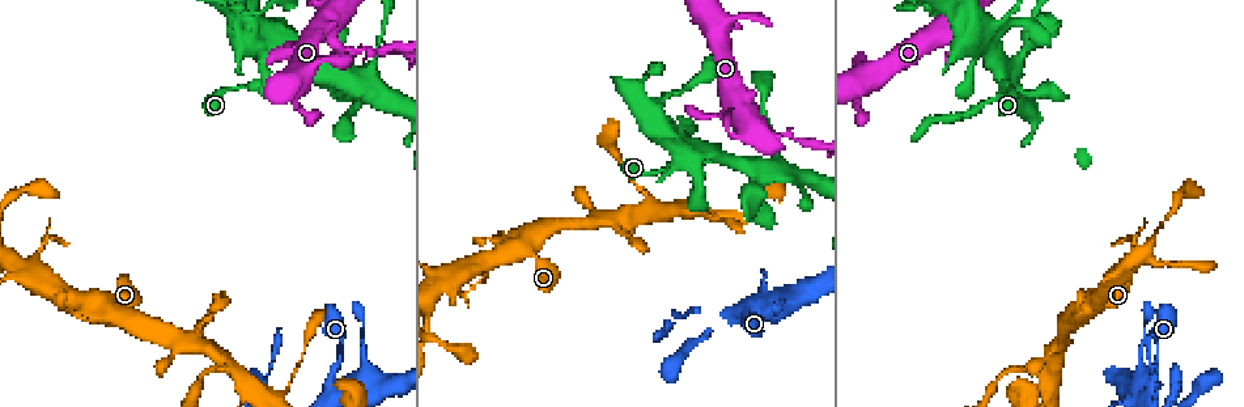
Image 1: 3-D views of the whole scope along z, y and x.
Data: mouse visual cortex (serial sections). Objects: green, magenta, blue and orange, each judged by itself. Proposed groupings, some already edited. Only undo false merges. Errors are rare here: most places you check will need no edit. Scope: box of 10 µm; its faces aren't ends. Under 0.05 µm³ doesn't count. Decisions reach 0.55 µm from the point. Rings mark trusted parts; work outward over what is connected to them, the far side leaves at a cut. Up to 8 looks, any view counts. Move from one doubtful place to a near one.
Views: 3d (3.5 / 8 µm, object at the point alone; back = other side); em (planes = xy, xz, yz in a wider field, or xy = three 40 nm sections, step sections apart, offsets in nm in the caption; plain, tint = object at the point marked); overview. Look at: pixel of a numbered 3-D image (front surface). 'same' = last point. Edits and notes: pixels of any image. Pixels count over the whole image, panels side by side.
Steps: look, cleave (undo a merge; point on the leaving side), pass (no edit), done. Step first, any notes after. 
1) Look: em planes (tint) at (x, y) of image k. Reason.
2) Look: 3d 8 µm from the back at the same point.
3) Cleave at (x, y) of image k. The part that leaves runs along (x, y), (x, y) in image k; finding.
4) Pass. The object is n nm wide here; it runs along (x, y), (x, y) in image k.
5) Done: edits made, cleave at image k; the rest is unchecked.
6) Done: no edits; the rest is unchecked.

Look: 3d 3.5 µm at (353, 84) of image 1. Sudden change in width.

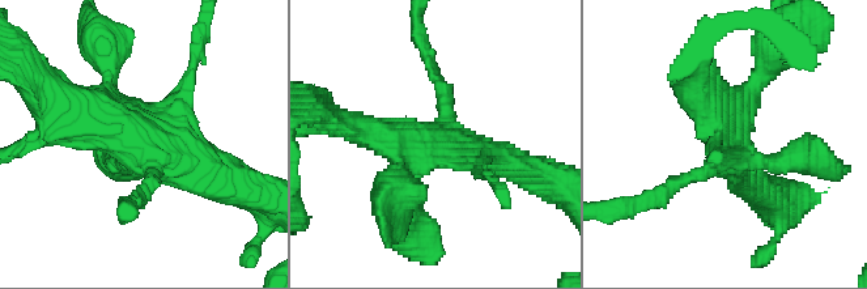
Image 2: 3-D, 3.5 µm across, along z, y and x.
Look: em planes (tint) at (139, 144) of image 2. Shape alone is not enough.

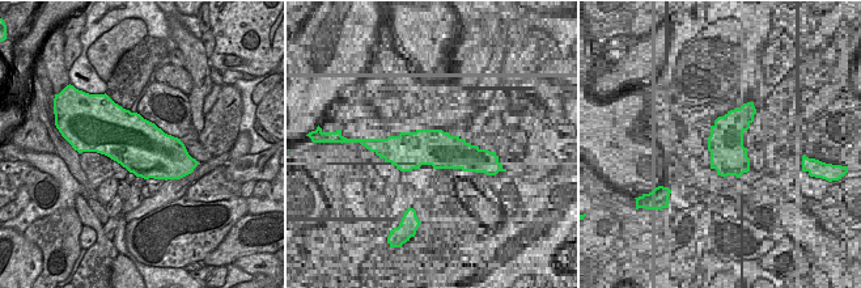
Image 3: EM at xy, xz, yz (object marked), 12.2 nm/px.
Pass. Continuous, no second cell.

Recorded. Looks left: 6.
Look: em xy step 5 (tint) at (990, 25) of image 1. Looks like a crossing.

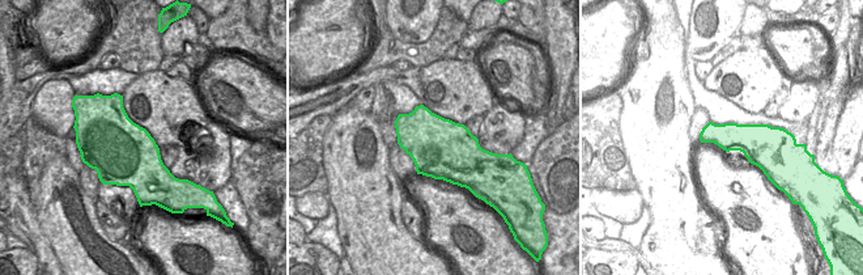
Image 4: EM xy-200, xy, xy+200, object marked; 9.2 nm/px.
Look: 3d 3.5 µm at the same point.

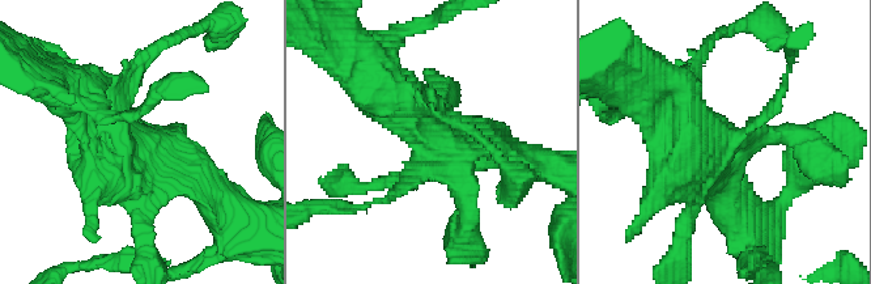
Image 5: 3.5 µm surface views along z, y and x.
Pass. It runs along (211, 191), (90, 94) in image 5; one cell here.

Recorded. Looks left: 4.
Look: em xy step 1 (tint) at (1054, 365) of image 1. Three-way junction.

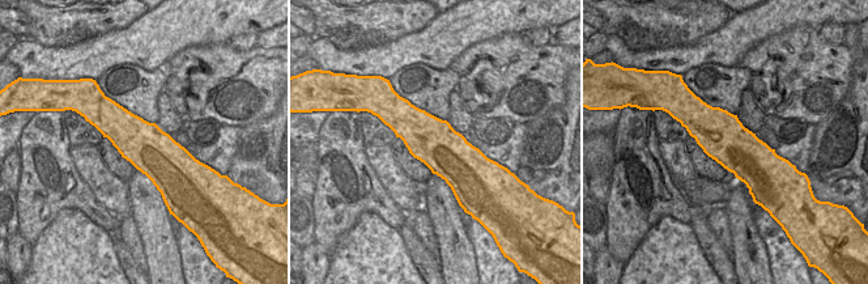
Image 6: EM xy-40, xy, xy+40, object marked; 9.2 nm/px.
Look: 3d 3.5 µm at the same point. Wider look.

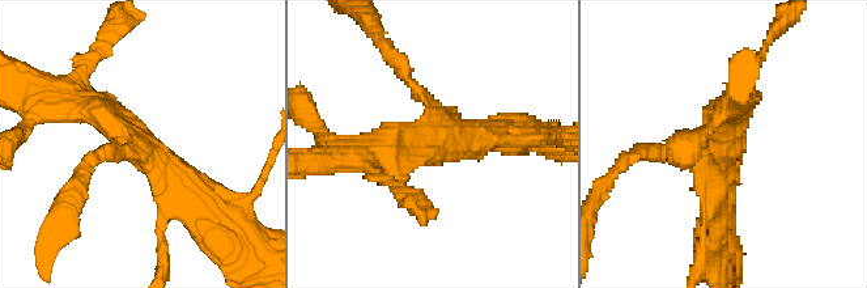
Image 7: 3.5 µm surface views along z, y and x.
Pass. The arms are 150, 350, 450 nm wide; all the same cell.

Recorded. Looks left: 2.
Done: no edits; the rest is unchecked.

